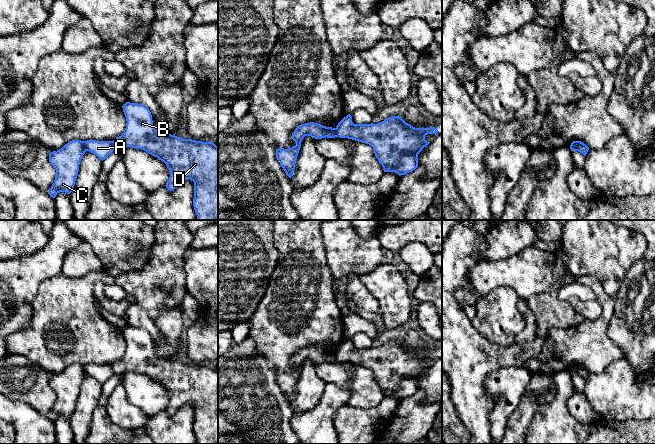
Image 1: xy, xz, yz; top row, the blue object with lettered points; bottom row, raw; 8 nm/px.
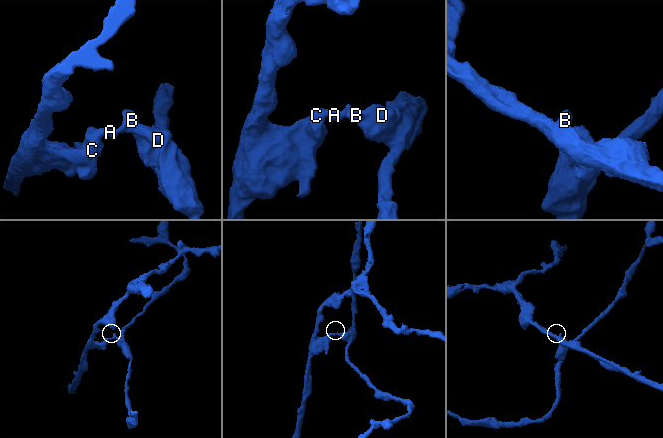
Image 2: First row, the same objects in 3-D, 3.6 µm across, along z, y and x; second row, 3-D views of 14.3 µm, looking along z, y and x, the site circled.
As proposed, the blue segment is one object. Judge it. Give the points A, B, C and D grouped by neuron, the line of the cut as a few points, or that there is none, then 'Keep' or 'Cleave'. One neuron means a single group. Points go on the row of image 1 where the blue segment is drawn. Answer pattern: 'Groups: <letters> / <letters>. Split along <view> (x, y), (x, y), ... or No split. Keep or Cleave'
Groups: A C / B D. Split along xz (334, 128), (337, 136). Cleave

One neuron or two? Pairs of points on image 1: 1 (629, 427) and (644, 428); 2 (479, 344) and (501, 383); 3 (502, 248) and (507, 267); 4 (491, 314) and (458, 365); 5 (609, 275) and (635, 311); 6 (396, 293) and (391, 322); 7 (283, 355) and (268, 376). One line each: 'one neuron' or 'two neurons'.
1: one neuron
2: two neurons
3: two neurons
4: two neurons
5: two neurons
6: one neuron
7: two neurons

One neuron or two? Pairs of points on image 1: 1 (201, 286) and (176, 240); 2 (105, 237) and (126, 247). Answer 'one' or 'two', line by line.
1: two
2: one

